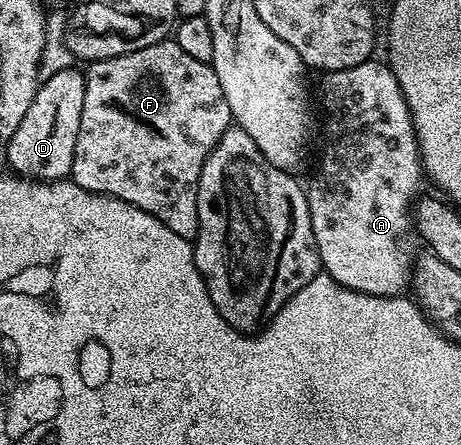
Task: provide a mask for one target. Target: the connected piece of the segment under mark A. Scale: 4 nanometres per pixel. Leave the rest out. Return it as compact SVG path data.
M370 60L363 64L355 64L355 68L331 70L324 75L321 82L321 106L325 109L325 147L321 150L321 163L317 166L317 179L308 183L307 197L311 212L311 228L315 236L317 251L321 257L321 269L338 282L360 294L370 294L376 298L395 298L404 295L411 286L411 275L415 255L418 253L419 238L415 233L415 218L411 211L419 198L417 189L423 182L421 152L417 144L417 133L413 127L413 117L407 108L407 100L399 88L399 80L395 80L395 72L384 61Z

